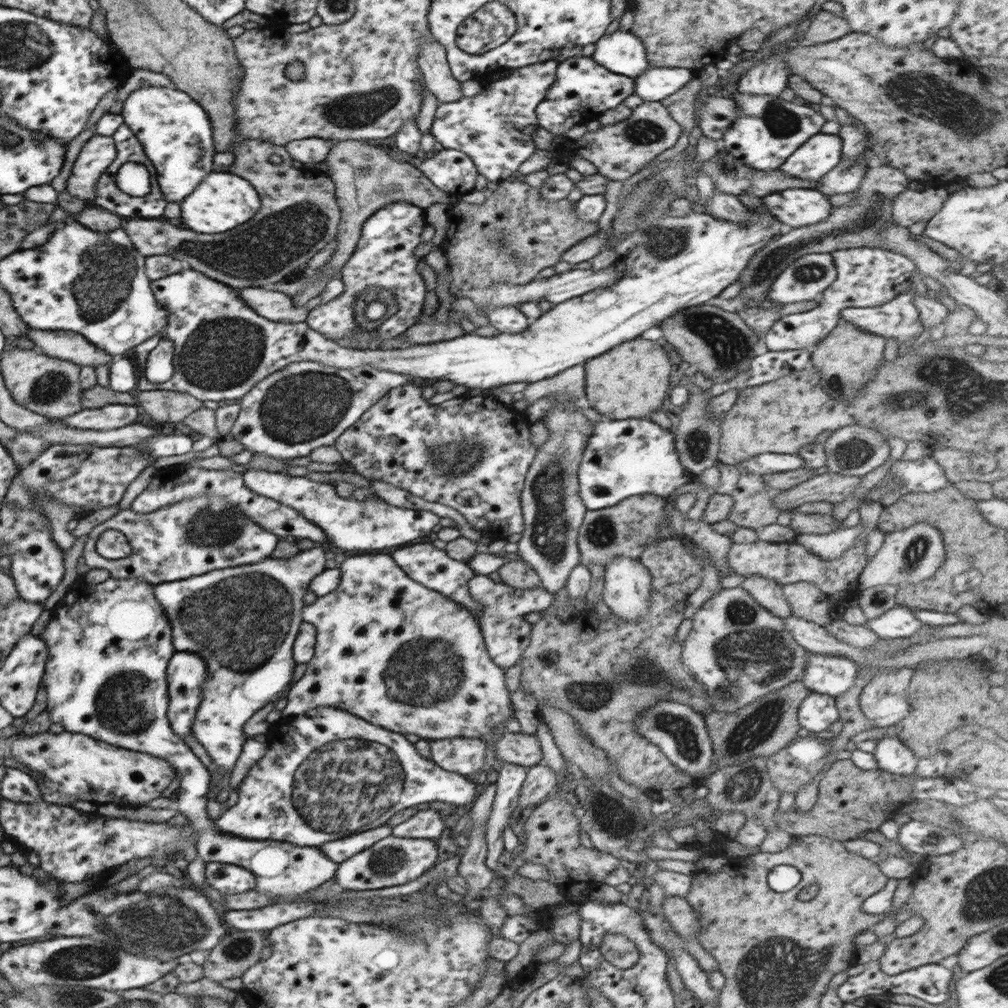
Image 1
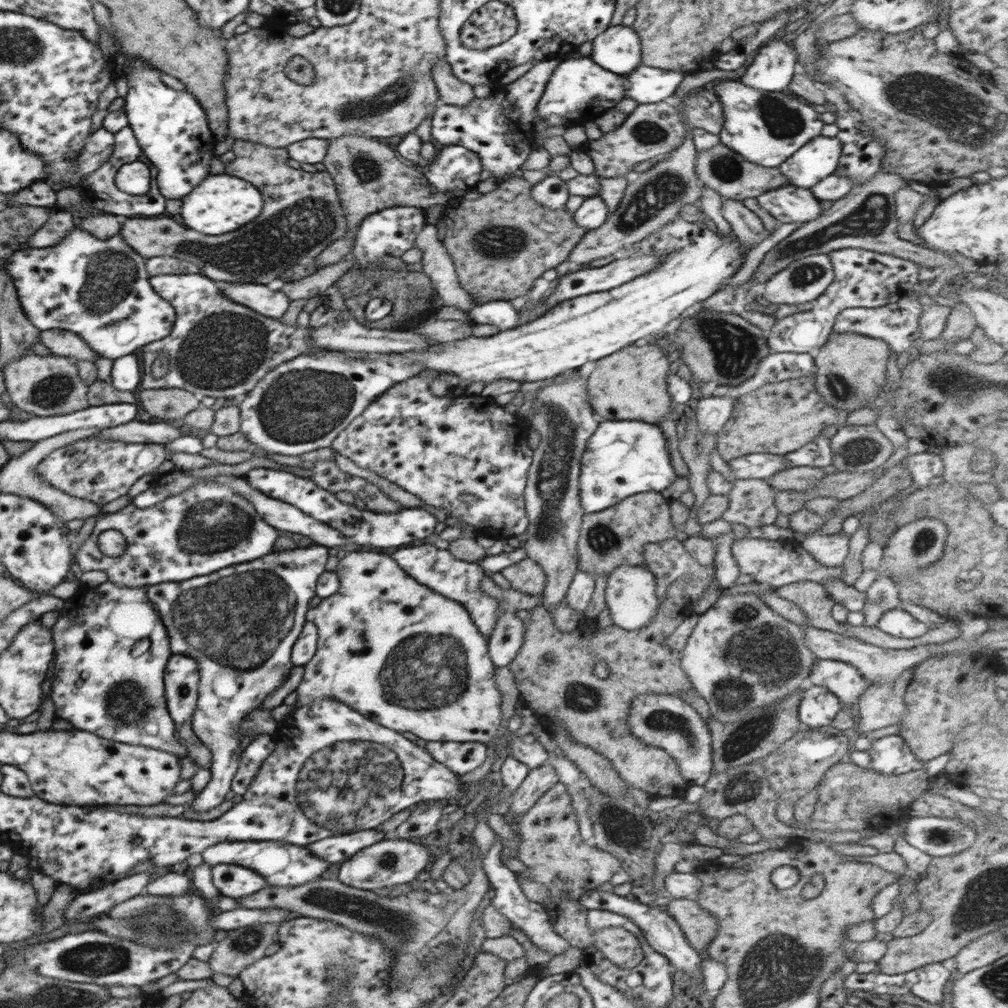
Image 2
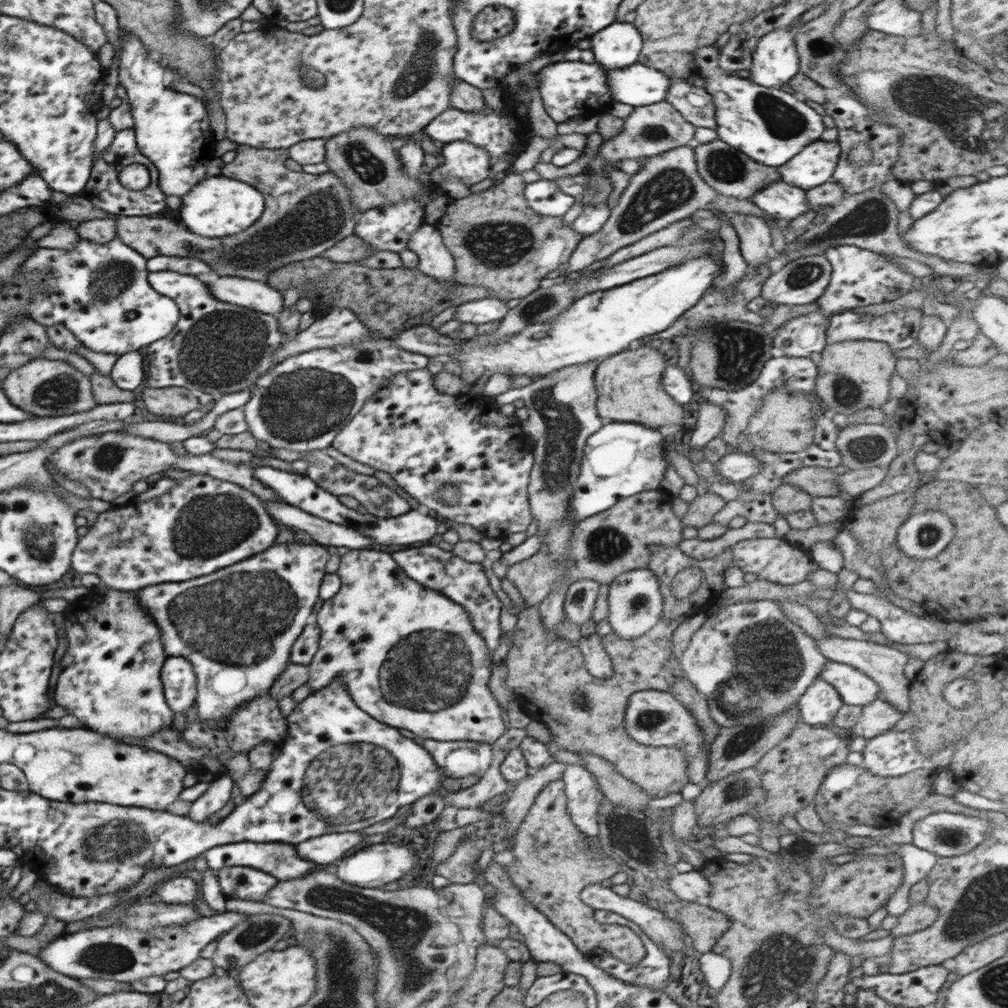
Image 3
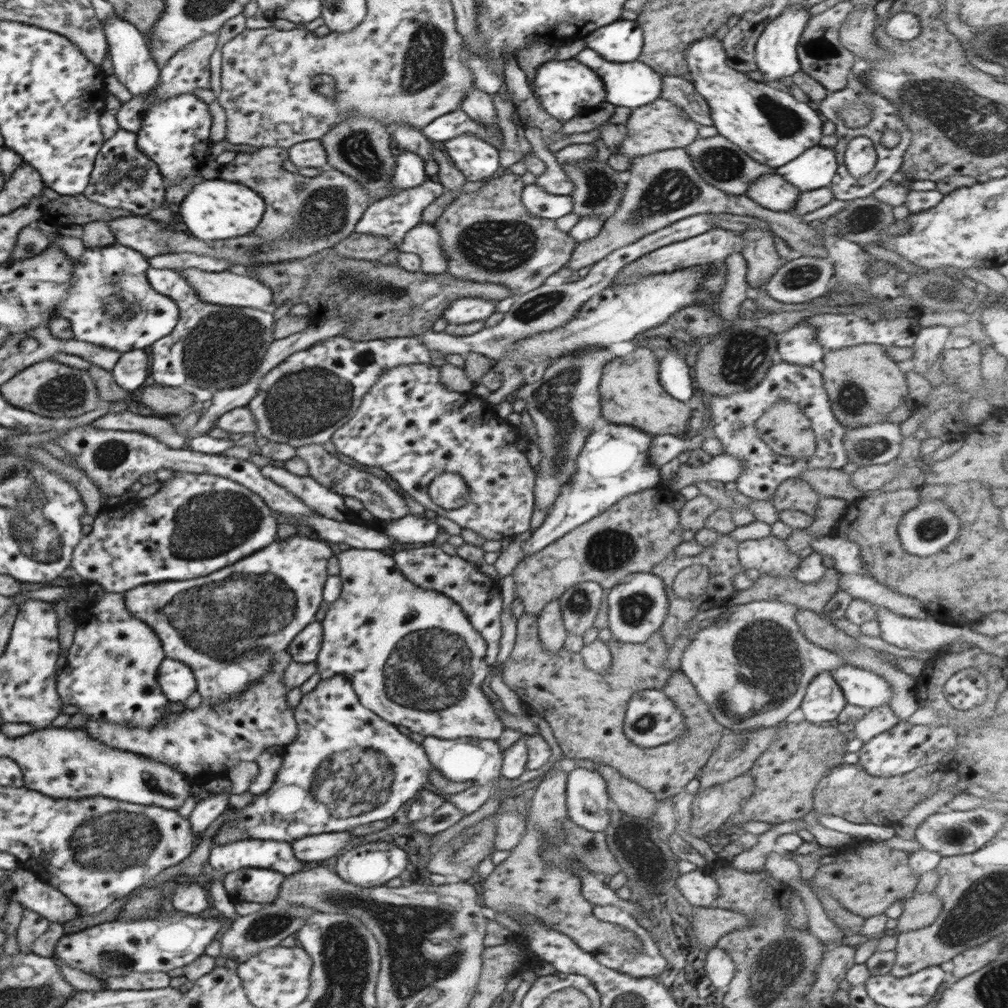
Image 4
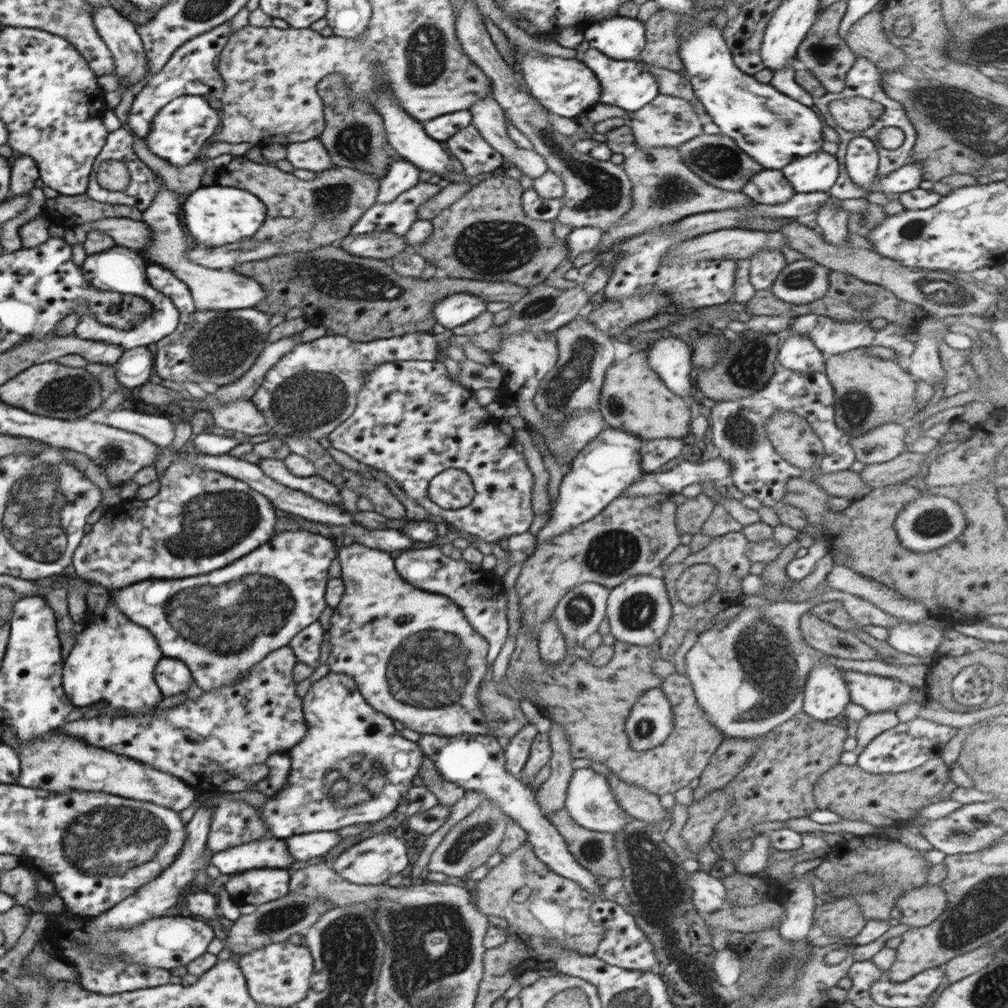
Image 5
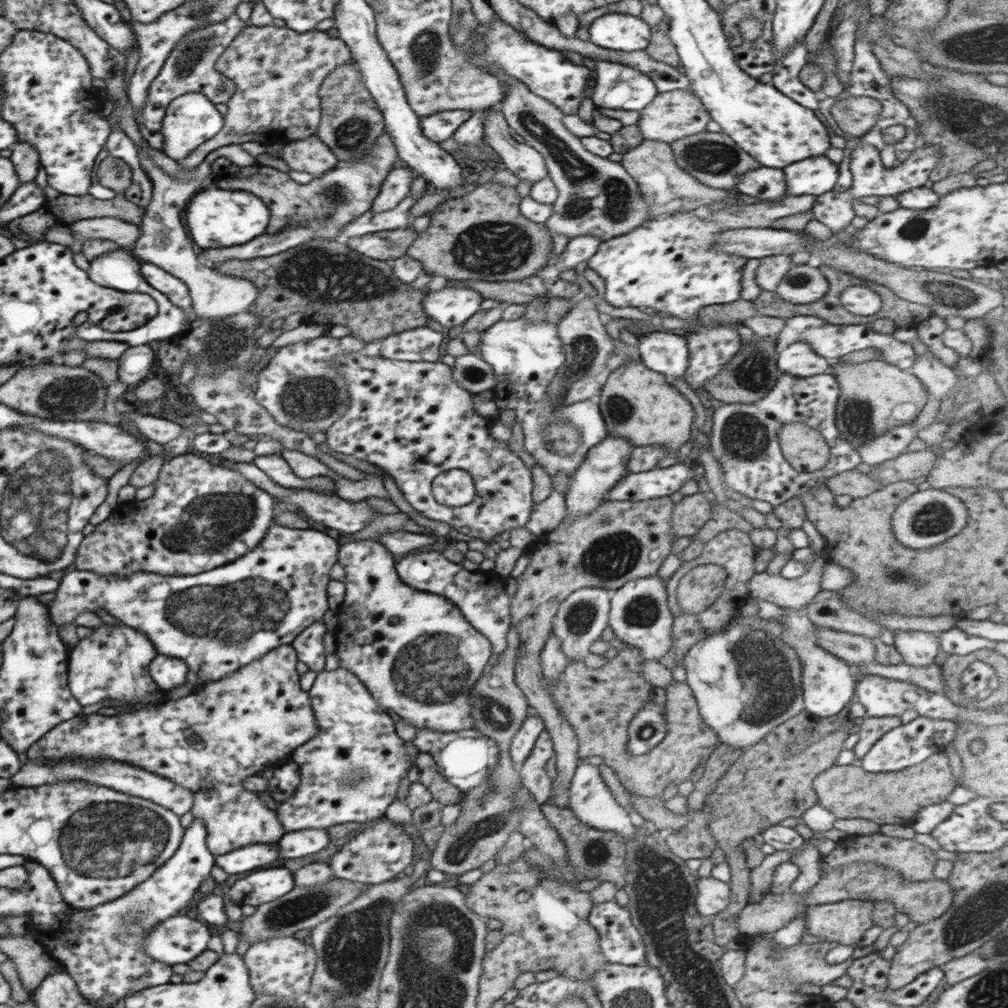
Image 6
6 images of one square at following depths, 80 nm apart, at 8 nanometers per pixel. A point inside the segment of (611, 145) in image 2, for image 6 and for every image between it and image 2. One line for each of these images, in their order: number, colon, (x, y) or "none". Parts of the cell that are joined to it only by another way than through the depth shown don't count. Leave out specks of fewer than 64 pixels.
3: (649, 130)
4: (661, 125)
5: (668, 121)
6: (673, 115)

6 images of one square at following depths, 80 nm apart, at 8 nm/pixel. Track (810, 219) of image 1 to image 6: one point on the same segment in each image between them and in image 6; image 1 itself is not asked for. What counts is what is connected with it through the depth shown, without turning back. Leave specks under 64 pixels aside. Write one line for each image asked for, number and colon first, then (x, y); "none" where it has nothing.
2: (790, 204)
3: (781, 200)
4: (772, 192)
5: (769, 187)
6: (765, 183)

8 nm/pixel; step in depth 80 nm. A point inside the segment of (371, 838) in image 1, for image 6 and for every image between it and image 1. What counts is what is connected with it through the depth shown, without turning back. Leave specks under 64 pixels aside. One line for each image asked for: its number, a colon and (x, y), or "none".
2: (333, 849)
3: (325, 849)
4: (314, 848)
5: (302, 847)
6: (296, 844)

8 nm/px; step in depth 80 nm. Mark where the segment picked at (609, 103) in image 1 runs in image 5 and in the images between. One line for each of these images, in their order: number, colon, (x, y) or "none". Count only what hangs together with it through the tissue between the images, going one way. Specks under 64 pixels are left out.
2: (579, 90)
3: (568, 89)
4: (568, 88)
5: (567, 87)

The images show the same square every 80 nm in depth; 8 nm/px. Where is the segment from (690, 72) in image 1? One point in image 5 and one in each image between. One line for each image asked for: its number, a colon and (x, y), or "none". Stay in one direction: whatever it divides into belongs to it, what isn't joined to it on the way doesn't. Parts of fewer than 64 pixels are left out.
2: (647, 84)
3: (638, 85)
4: (634, 84)
5: (627, 84)

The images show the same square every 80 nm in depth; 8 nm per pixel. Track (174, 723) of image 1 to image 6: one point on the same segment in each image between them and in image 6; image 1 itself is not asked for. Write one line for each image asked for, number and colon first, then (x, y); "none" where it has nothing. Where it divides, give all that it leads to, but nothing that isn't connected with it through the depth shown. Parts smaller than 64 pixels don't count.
2: (182, 676)
3: (179, 680)
4: (177, 681)
5: (173, 677)
6: (168, 673)

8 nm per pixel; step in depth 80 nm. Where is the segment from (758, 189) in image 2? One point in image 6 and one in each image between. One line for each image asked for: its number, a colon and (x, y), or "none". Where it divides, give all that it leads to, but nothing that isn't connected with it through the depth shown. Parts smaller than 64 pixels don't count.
3: (727, 170)
4: (722, 164)
5: (717, 159)
6: (715, 160)

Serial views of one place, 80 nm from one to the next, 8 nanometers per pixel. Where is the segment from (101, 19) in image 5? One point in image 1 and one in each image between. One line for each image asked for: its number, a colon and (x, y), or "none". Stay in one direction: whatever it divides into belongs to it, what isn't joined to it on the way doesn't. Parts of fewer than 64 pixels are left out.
1: (175, 131)
2: (171, 127)
3: (172, 129)
4: (134, 66)

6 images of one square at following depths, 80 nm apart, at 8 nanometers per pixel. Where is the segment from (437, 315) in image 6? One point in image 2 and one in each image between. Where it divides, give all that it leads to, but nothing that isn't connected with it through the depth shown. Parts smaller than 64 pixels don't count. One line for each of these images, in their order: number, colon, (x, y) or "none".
2: (500, 313)
3: (490, 309)
4: (464, 310)
5: (460, 308)

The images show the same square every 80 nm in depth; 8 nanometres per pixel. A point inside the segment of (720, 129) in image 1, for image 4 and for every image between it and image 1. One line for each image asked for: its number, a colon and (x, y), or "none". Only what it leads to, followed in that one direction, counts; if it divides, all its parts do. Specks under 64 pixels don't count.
2: (705, 110)
3: (690, 99)
4: (678, 90)

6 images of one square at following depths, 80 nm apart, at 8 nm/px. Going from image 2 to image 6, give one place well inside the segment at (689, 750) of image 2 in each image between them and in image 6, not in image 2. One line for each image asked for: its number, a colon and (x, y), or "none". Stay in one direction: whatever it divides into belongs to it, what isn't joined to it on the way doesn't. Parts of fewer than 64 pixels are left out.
3: (653, 718)
4: (652, 719)
5: (650, 722)
6: (648, 728)

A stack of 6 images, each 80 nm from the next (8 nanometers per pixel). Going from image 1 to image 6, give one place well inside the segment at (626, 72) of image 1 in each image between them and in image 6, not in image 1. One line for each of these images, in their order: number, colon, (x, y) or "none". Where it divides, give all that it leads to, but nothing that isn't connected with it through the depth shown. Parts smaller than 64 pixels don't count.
2: (618, 49)
3: (619, 45)
4: (621, 41)
5: (620, 38)
6: (623, 32)

